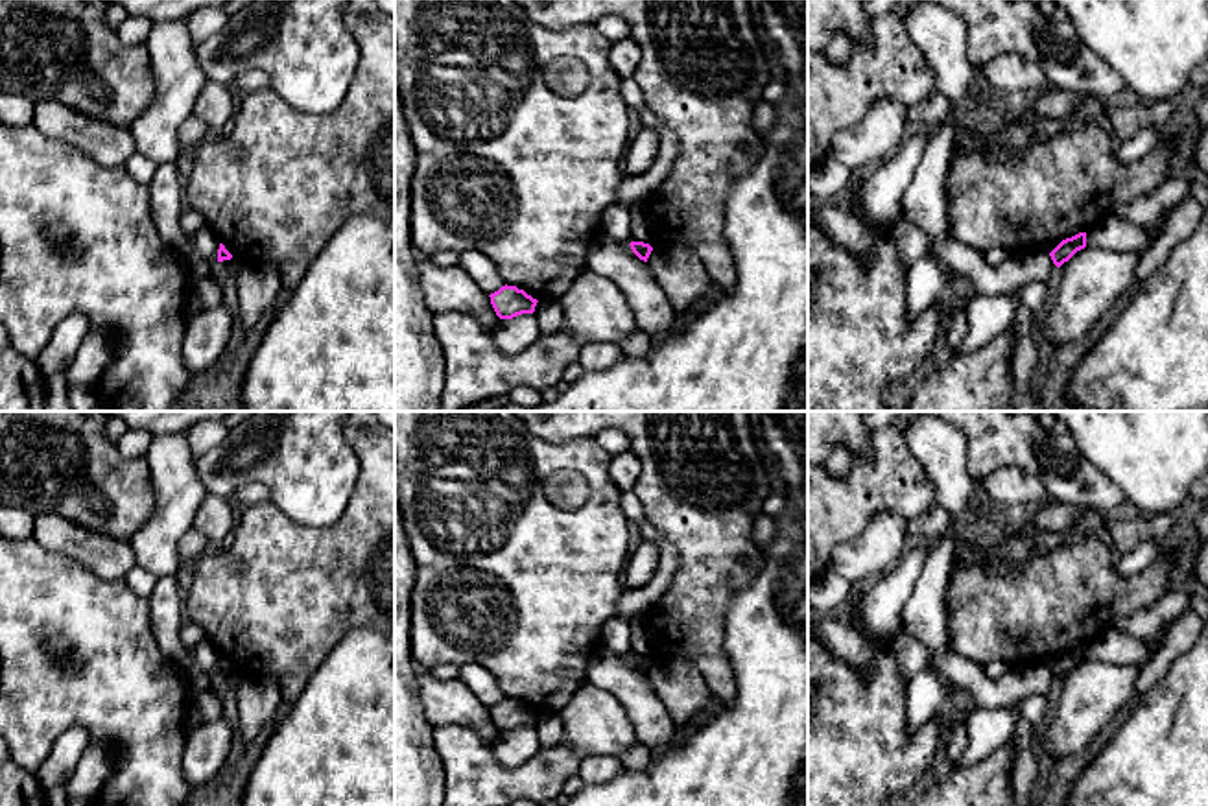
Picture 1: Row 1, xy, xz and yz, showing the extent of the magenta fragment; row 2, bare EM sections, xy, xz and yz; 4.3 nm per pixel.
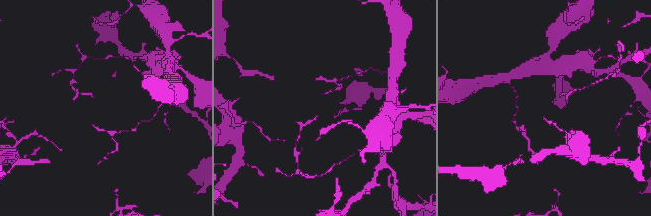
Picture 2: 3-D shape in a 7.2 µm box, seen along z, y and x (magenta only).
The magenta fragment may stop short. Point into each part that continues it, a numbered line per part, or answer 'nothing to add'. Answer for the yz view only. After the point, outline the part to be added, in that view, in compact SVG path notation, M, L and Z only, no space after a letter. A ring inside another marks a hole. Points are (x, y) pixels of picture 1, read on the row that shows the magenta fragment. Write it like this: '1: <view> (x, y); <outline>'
nothing to add

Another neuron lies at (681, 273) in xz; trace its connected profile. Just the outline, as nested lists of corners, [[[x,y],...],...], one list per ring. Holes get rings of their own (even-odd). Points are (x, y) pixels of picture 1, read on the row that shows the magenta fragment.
[[[686,247],[651,251],[647,266],[679,315],[690,315],[717,291],[701,258]]]

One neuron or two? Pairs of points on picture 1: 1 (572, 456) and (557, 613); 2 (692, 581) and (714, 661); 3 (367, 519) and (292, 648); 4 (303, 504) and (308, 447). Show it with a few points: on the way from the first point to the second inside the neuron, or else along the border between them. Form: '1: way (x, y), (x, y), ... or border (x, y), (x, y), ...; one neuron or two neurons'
1: way (598, 493), (598, 532), (561, 574); one neuron
2: way (694, 602), (694, 631), (699, 640); one neuron
3: way (362, 550), (296, 616); one neuron
4: way (308, 489), (308, 462); one neuron

